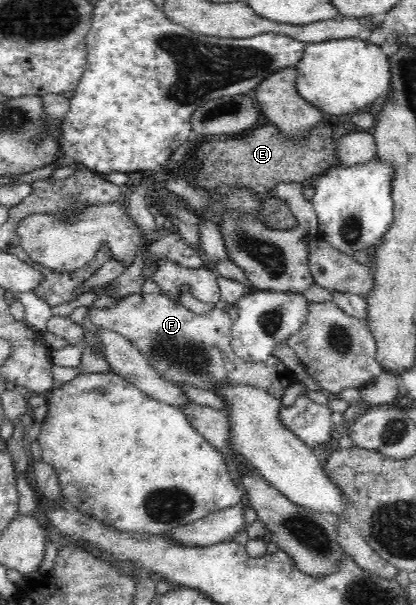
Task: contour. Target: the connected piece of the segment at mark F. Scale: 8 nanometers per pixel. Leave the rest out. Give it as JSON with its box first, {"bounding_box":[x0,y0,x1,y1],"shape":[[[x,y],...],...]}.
{"bounding_box":[88,293,296,400],"shape":[[[140,293],[117,300],[112,307],[88,308],[88,317],[100,329],[108,329],[126,337],[140,351],[149,365],[179,388],[193,386],[215,390],[224,384],[261,389],[281,400],[296,377],[277,356],[265,362],[248,363],[231,348],[233,320],[231,312],[214,308],[207,314],[195,314],[182,304],[160,293]]]}

